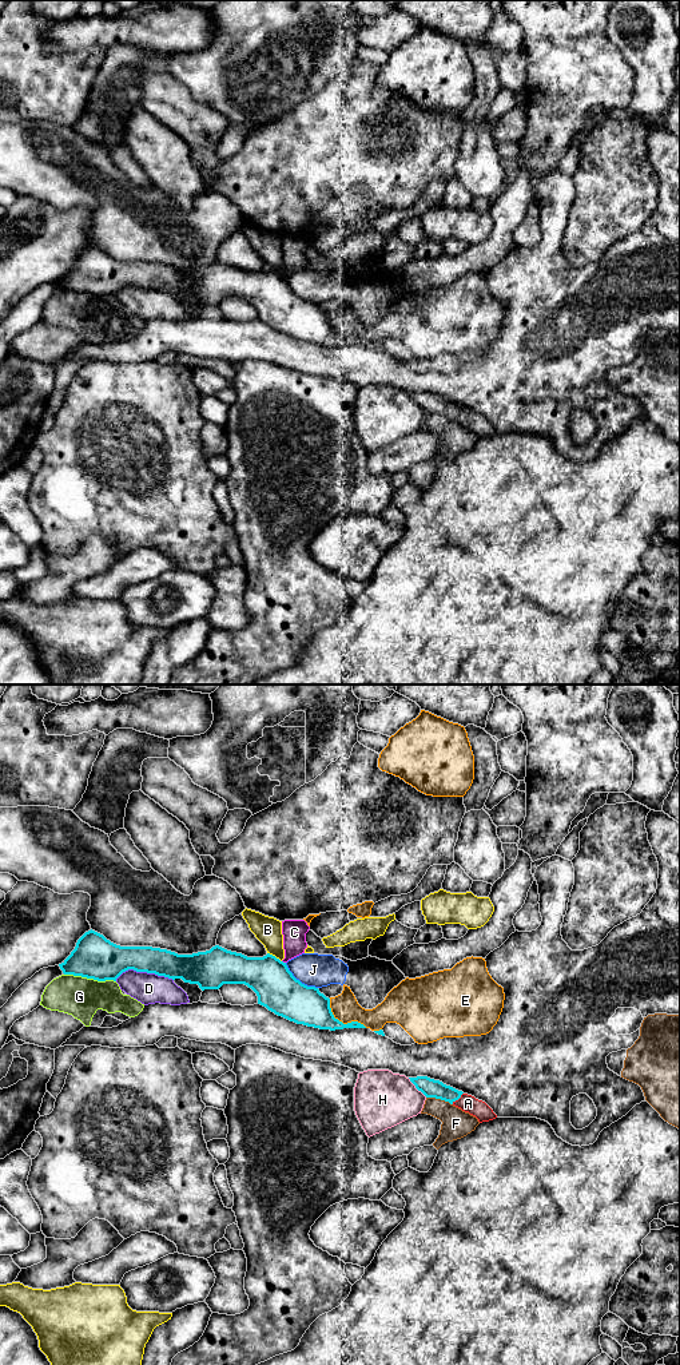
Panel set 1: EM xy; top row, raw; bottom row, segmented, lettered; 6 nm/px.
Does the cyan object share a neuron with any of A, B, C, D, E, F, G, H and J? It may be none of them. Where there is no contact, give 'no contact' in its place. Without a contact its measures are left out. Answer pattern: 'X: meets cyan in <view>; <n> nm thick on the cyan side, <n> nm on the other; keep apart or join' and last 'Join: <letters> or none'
A: meets cyan in xy; 110 nm thick on the cyan side, 110 nm on the other; join
B: meets cyan in xy; 260 nm thick on the cyan side, 160 nm on the other; keep apart
C: meets cyan in xy; 260 nm thick on the cyan side, 140 nm on the other; keep apart
D: meets cyan in xy; 240 nm thick on the cyan side, 190 nm on the other; keep apart
E: meets cyan in xy; 220 nm thick on the cyan side, 160 nm on the other; keep apart
F: meets cyan in xy; 110 nm thick on the cyan side, 180 nm on the other; keep apart
G: meets cyan in xy; 260 nm thick on the cyan side, 240 nm on the other; keep apart
H: meets cyan in xy; 110 nm thick on the cyan side, 340 nm on the other; keep apart
J: meets cyan in xy; 260 nm thick on the cyan side, 200 nm on the other; keep apart
Join: A

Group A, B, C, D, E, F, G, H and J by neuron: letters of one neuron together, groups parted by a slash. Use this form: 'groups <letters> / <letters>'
groups A / B / C / D / E / F / G / H / J

